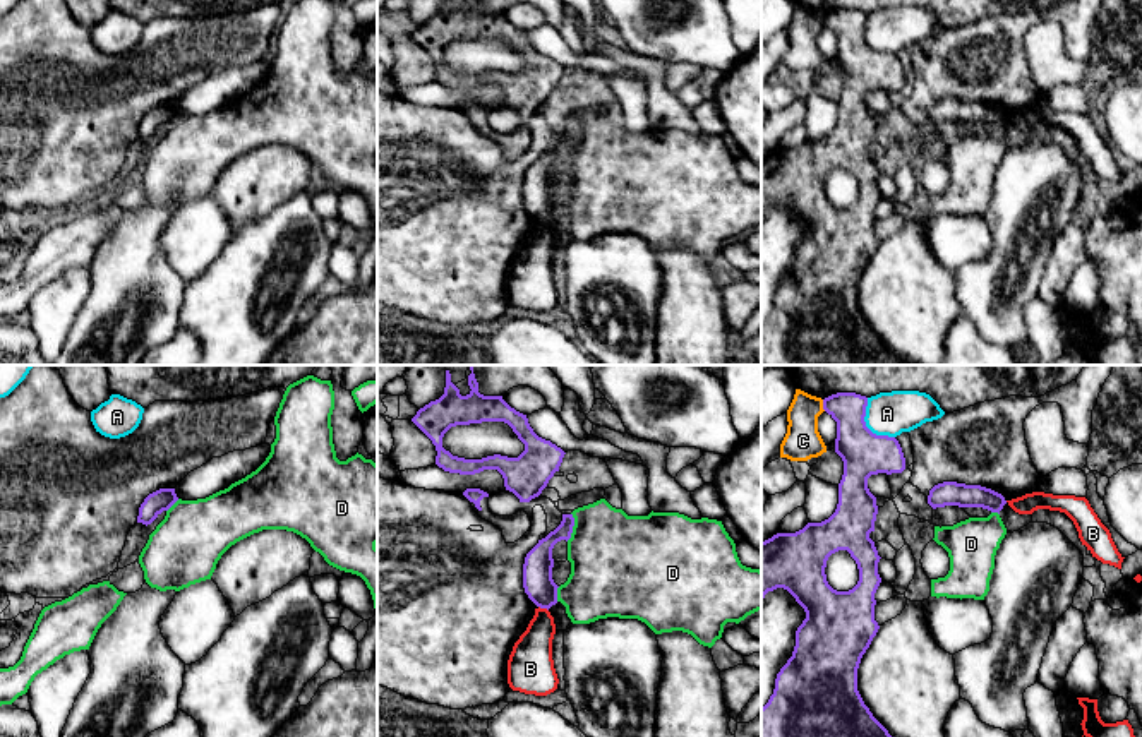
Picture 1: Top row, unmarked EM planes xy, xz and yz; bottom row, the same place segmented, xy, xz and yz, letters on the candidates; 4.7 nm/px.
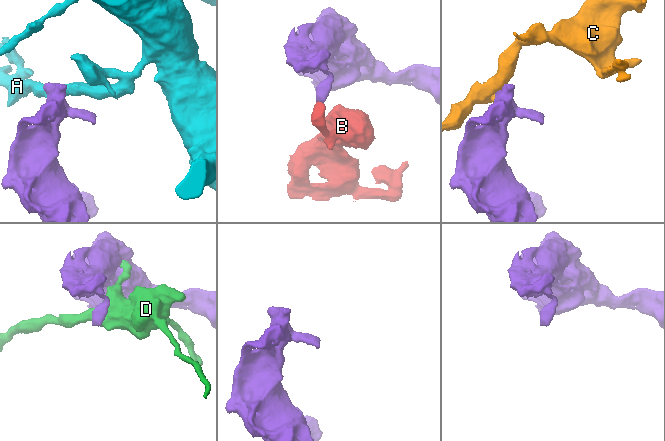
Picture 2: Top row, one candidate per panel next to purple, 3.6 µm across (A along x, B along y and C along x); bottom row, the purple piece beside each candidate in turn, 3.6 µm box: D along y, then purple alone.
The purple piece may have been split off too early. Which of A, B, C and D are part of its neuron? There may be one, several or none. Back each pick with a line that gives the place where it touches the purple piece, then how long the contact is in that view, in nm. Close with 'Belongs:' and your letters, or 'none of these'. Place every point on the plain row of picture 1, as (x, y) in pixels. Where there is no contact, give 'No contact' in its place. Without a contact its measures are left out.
Belongs: none of these

